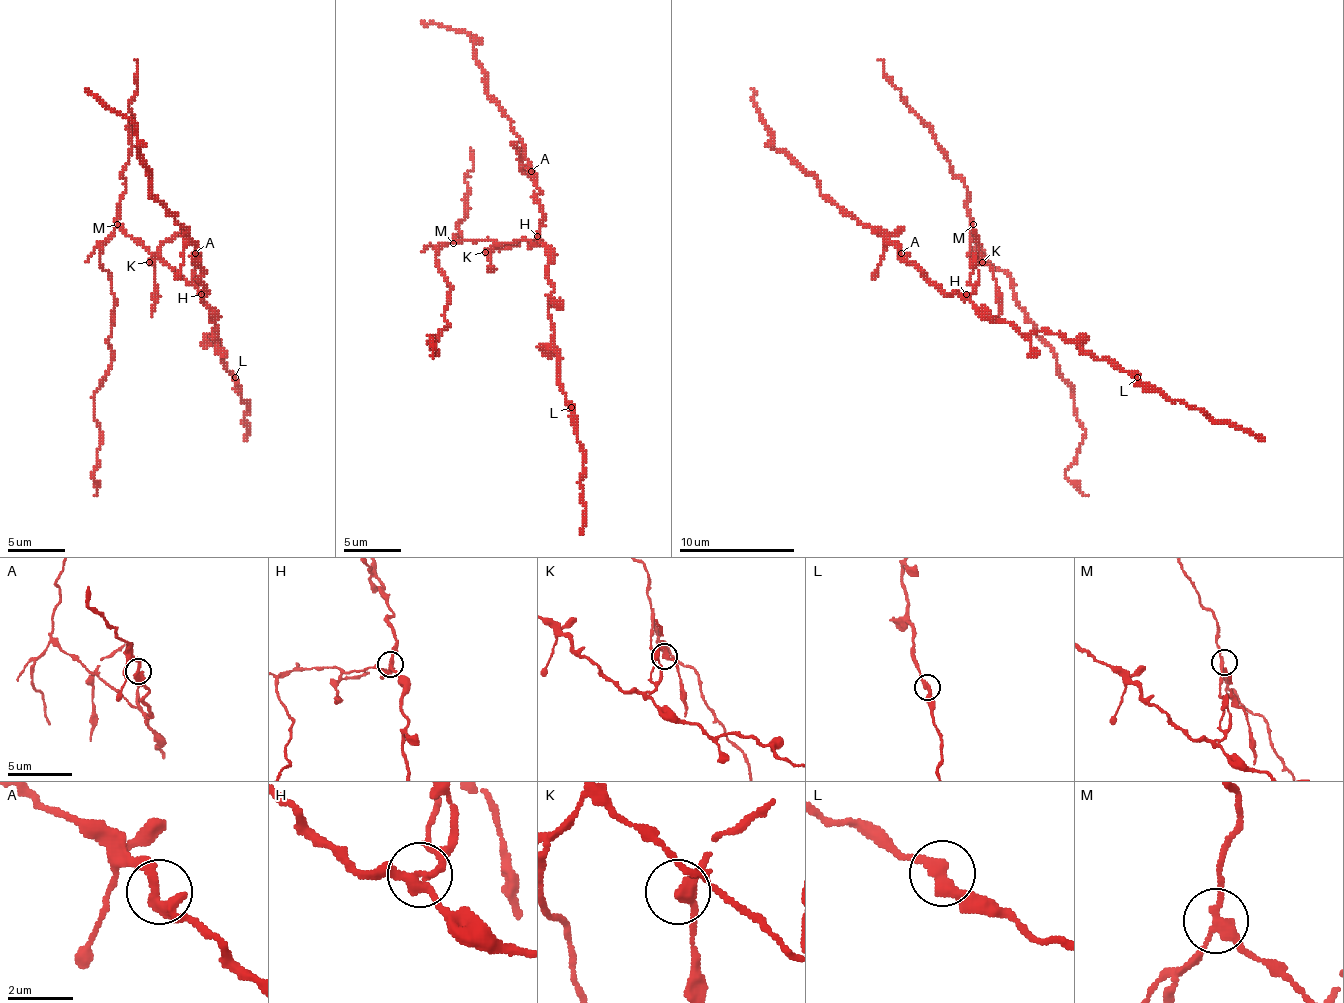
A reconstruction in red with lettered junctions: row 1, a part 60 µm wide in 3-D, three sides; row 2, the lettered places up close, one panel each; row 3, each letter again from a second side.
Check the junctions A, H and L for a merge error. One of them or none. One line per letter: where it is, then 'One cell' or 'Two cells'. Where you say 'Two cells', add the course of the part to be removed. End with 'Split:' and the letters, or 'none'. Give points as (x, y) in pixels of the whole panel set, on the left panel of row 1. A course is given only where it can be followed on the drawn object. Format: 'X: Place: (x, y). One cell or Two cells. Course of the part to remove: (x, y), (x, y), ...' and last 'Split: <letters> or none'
A: Place: (195, 253). One cell
H: Place: (201, 294). Two cells. Course of the part to remove: (201, 293), (117, 227), (103, 247), (114, 322), (111, 368), (94, 391), (97, 495)
L: Place: (235, 377). One cell
Split: H

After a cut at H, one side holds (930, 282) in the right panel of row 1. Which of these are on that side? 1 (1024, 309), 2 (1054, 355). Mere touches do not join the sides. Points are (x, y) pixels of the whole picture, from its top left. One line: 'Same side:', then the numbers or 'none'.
Same side: none

